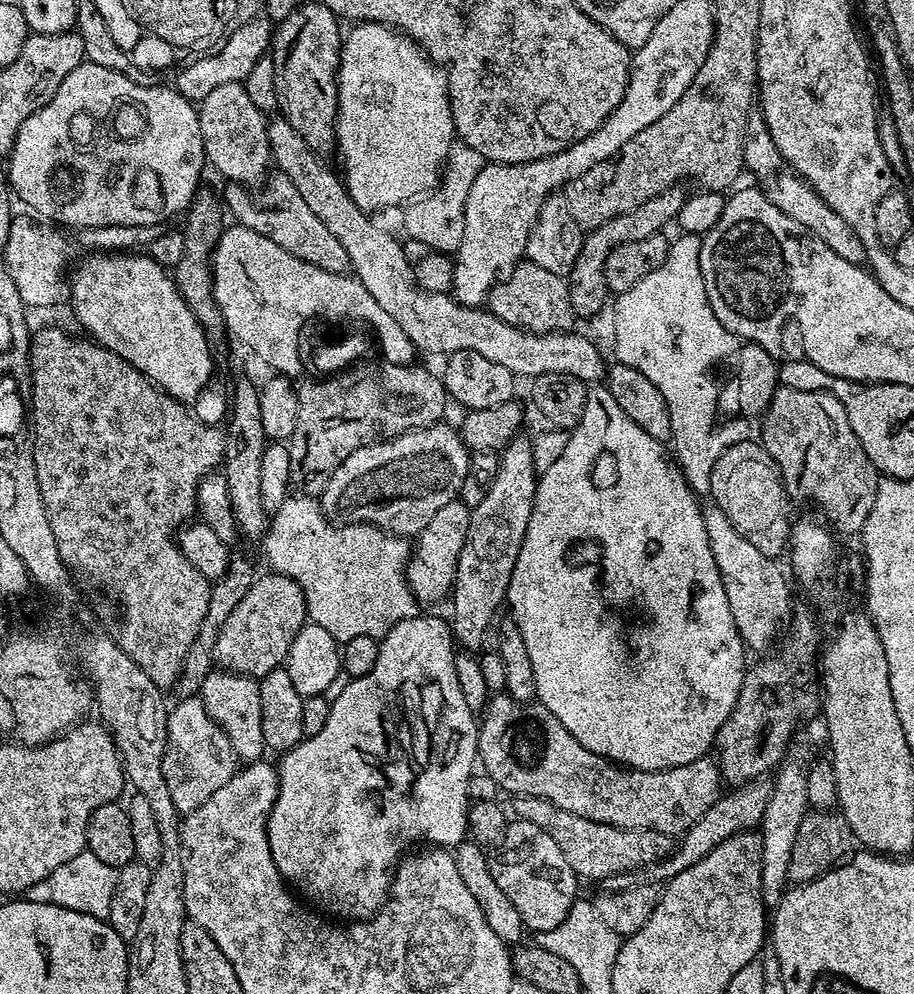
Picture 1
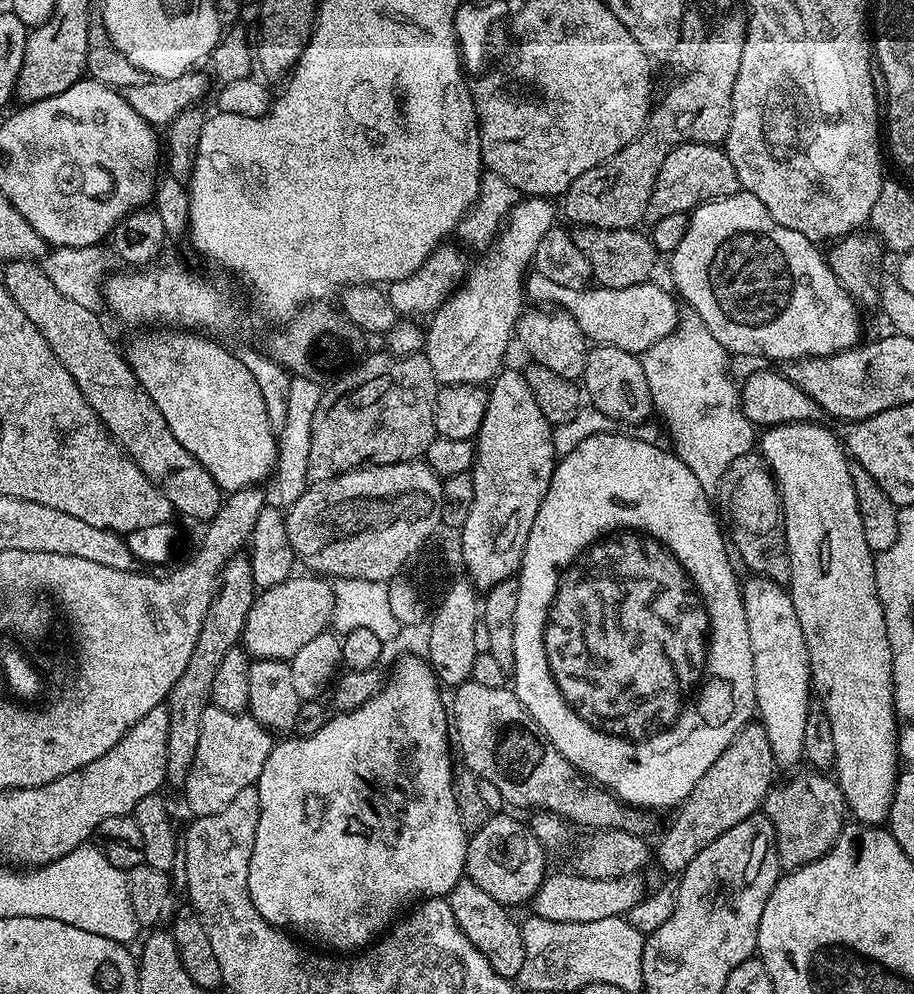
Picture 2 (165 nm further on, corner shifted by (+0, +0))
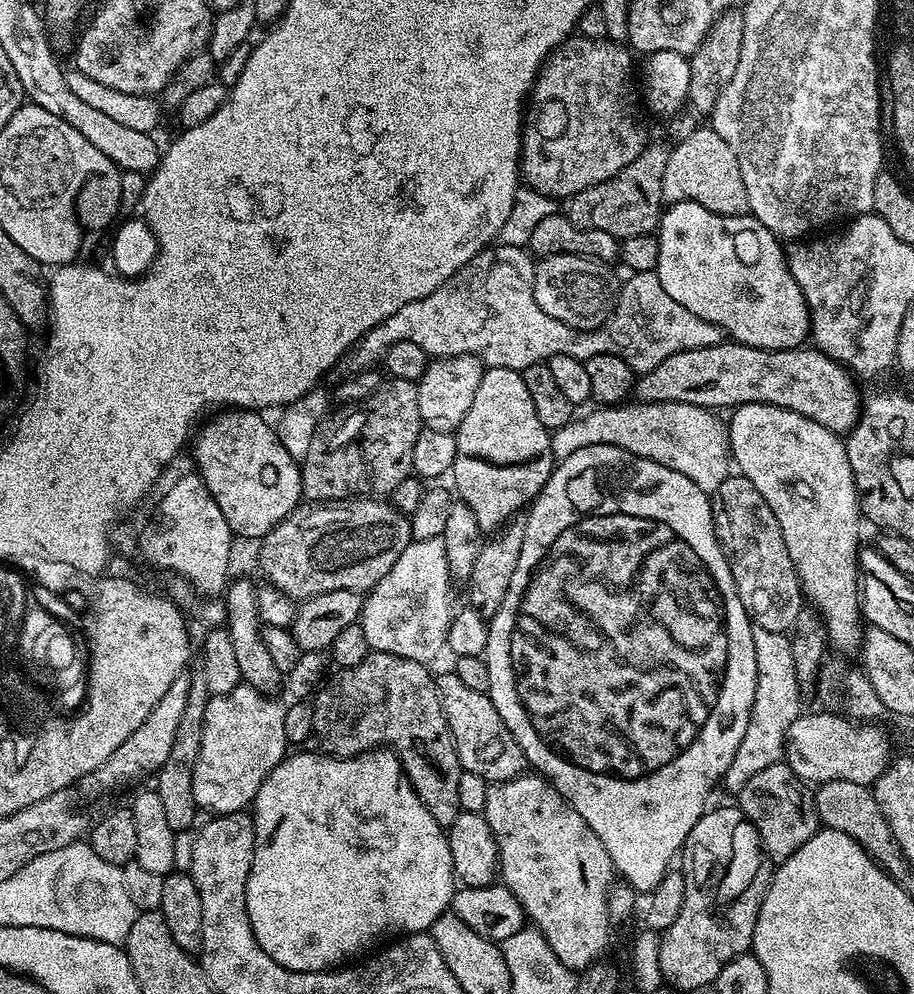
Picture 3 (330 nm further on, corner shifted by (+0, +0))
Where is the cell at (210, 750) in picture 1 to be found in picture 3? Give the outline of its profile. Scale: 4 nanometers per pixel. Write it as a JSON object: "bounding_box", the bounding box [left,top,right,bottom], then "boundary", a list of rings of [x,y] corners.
{"bounding_box":[194,682,290,814],"boundary":[[[243,682],[230,690],[230,694],[208,697],[202,726],[202,750],[198,750],[198,762],[194,766],[194,802],[197,809],[204,811],[205,808],[208,814],[243,812],[255,801],[258,786],[262,786],[270,770],[280,764],[290,748],[284,721],[285,705],[279,704],[276,698]]]}

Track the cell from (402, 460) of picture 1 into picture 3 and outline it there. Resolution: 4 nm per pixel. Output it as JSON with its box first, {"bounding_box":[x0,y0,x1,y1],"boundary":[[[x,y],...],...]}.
{"bounding_box":[259,498,412,602],"boundary":[[[353,498],[327,502],[304,502],[278,522],[274,530],[262,537],[259,571],[264,571],[264,580],[297,602],[311,596],[326,594],[330,590],[354,590],[367,593],[375,584],[390,574],[390,566],[398,562],[398,554],[411,544],[412,521],[384,498]]]}

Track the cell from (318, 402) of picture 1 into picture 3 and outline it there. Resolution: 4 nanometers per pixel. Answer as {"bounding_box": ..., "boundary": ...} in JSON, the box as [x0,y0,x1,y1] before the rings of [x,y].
{"bounding_box":[300,379,422,502],"boundary":[[[393,379],[372,393],[353,412],[345,416],[333,415],[325,418],[316,427],[310,450],[300,464],[300,491],[308,502],[330,500],[351,500],[353,498],[384,498],[393,492],[412,472],[414,442],[418,442],[422,431],[422,421],[418,414],[418,390],[410,380]]]}

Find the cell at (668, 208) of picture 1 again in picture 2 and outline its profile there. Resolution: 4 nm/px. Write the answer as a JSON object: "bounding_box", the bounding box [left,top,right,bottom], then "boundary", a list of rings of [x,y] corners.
{"bounding_box":[644,144,741,225],"boundary":[[[680,144],[662,162],[650,202],[644,211],[644,220],[649,225],[666,218],[669,214],[691,213],[699,204],[708,204],[712,200],[721,200],[741,191],[740,179],[730,162],[727,151],[715,144]]]}

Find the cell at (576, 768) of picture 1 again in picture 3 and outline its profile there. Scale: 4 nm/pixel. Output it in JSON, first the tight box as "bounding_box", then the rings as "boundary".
{"bounding_box":[436,670,525,782],"boundary":[[[452,670],[439,673],[436,689],[440,695],[444,717],[448,720],[452,737],[456,739],[463,771],[478,774],[489,782],[513,780],[525,771],[524,751],[518,746],[506,722],[502,722],[502,714],[494,710],[494,702],[487,692],[470,690],[470,686],[465,686],[462,678],[458,678]]]}

